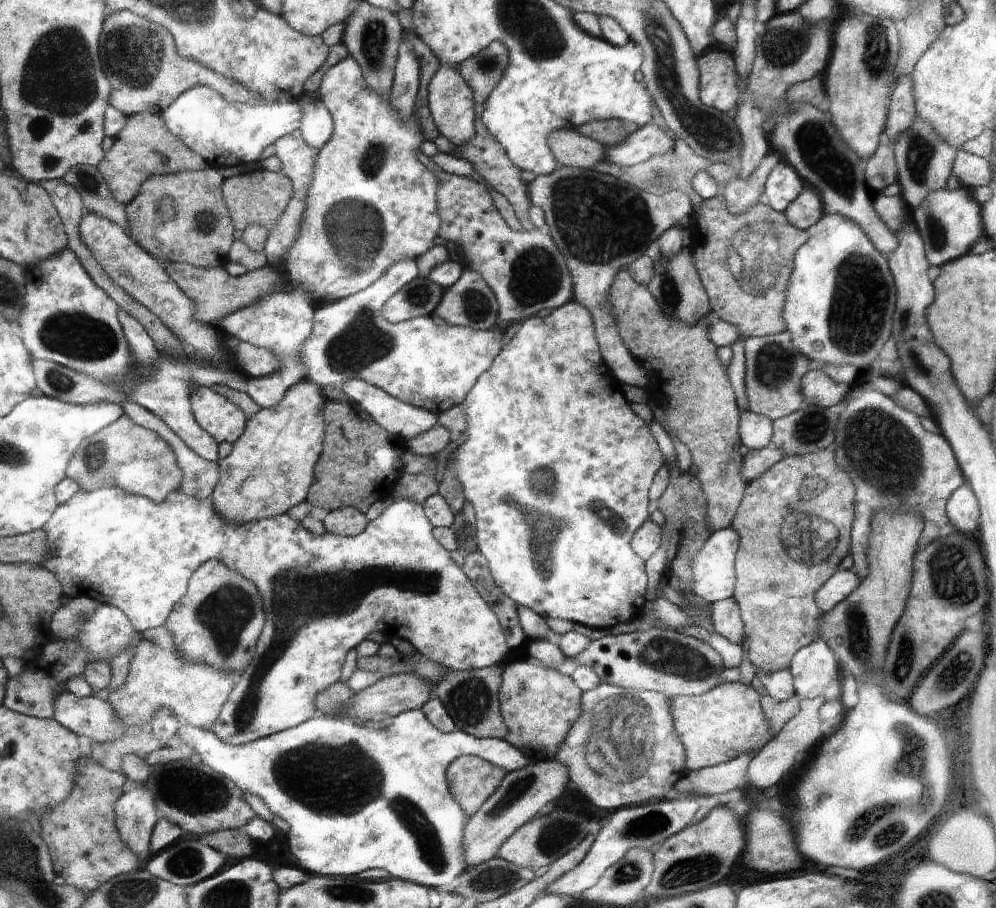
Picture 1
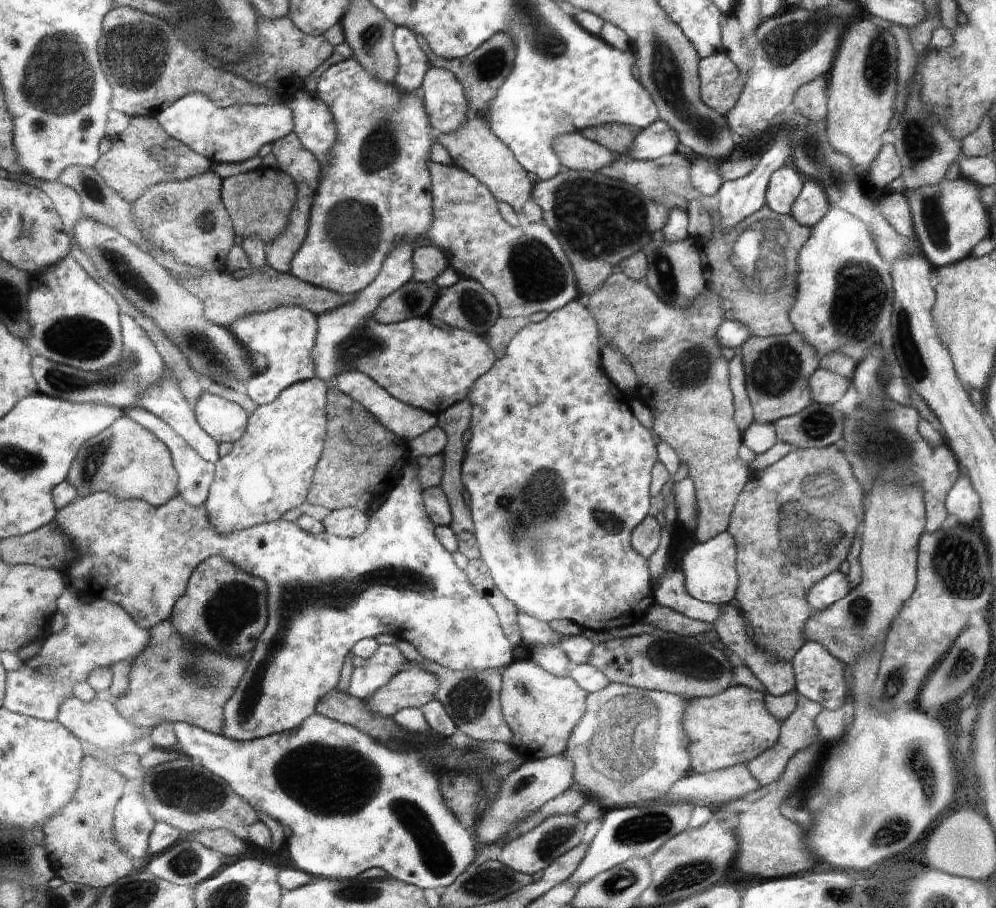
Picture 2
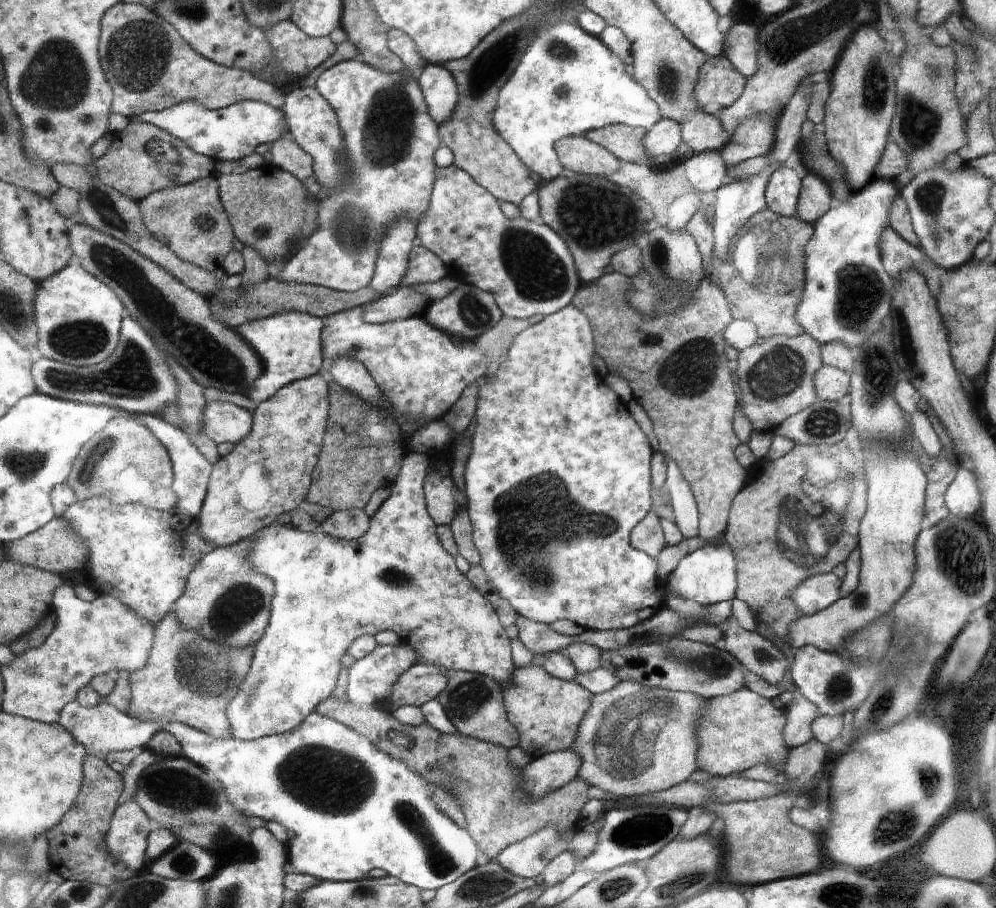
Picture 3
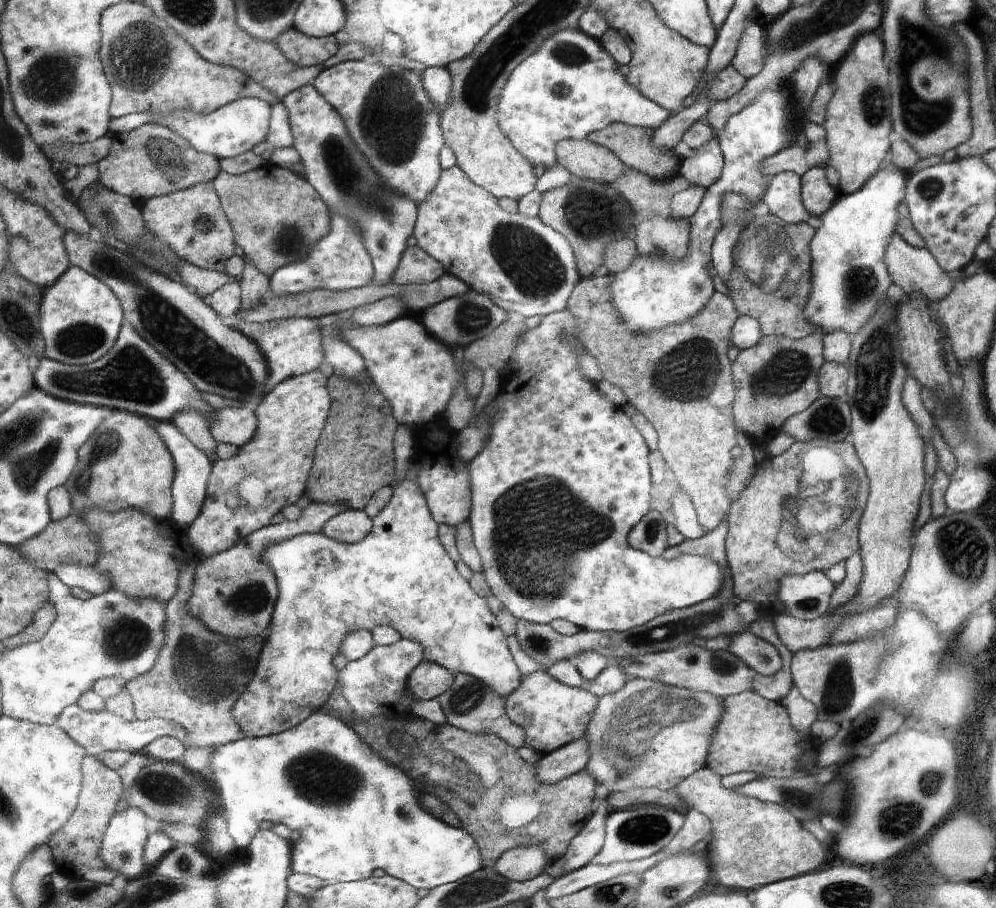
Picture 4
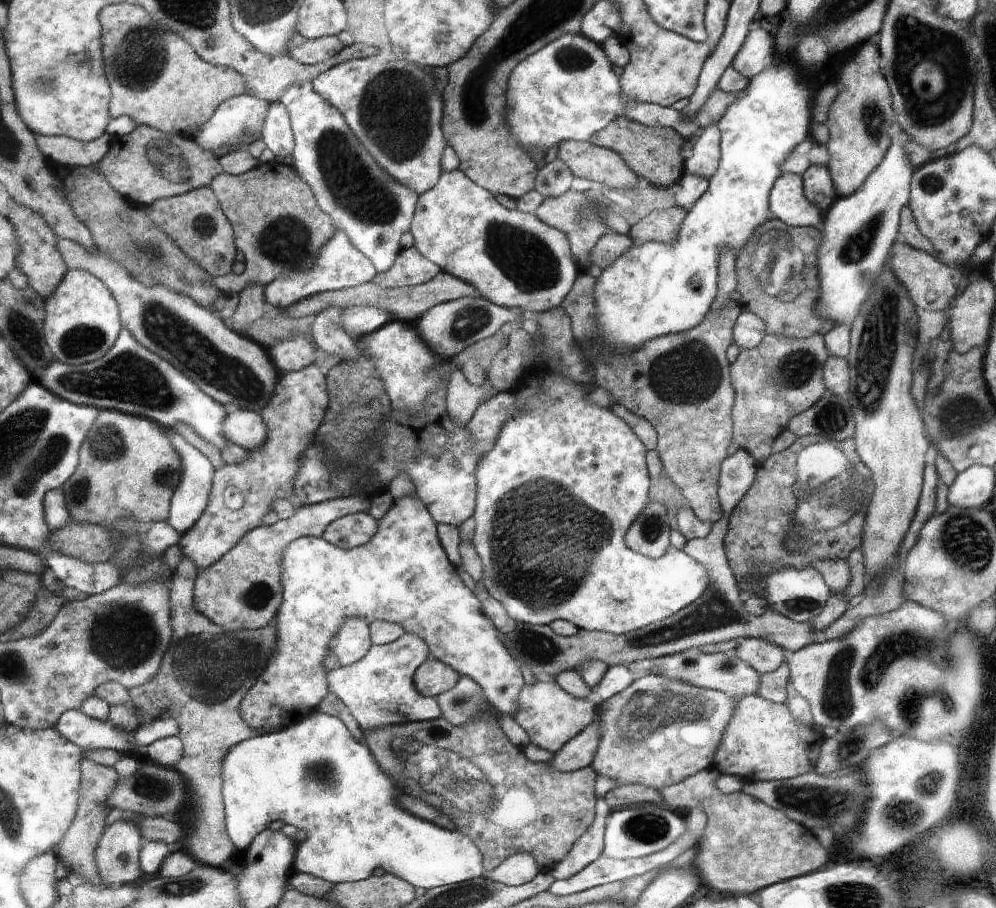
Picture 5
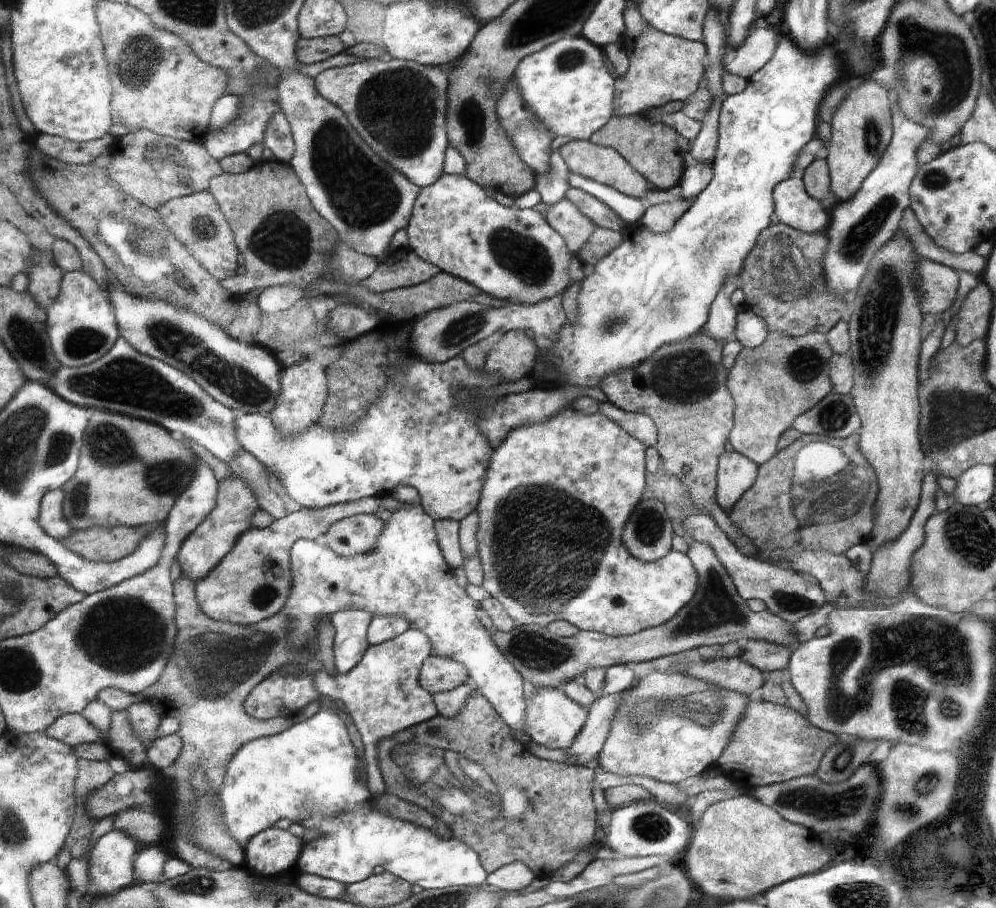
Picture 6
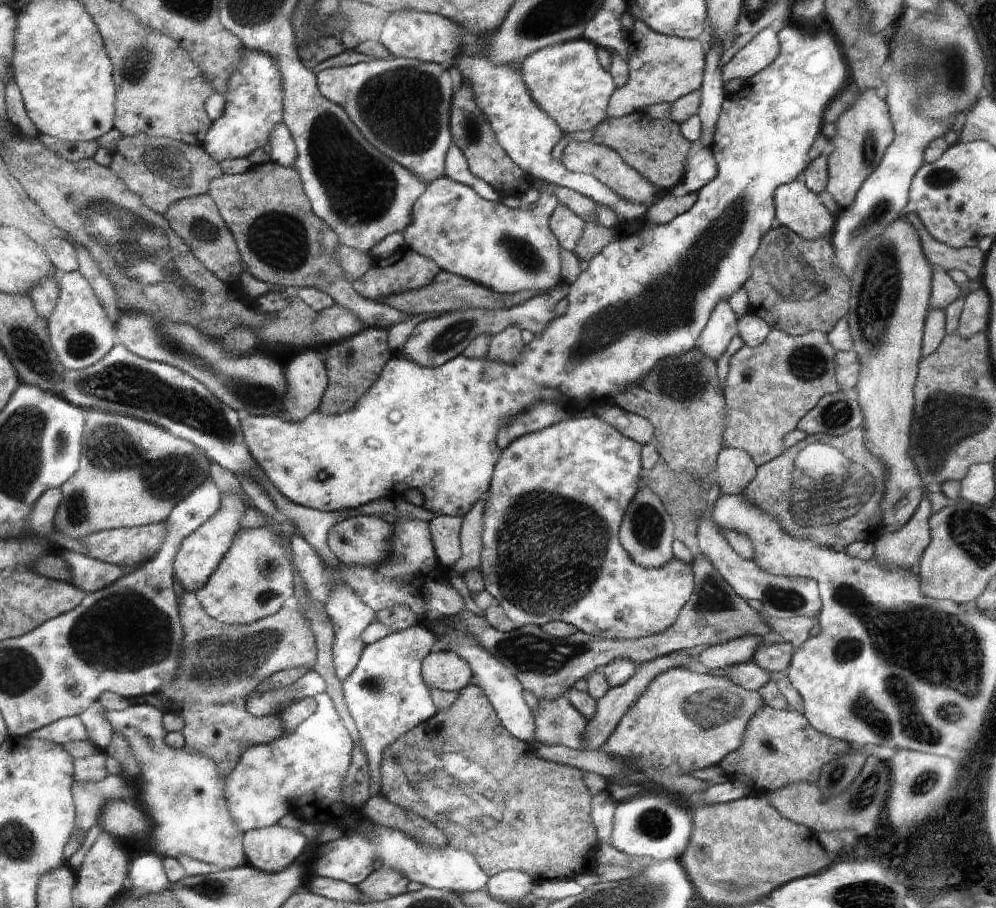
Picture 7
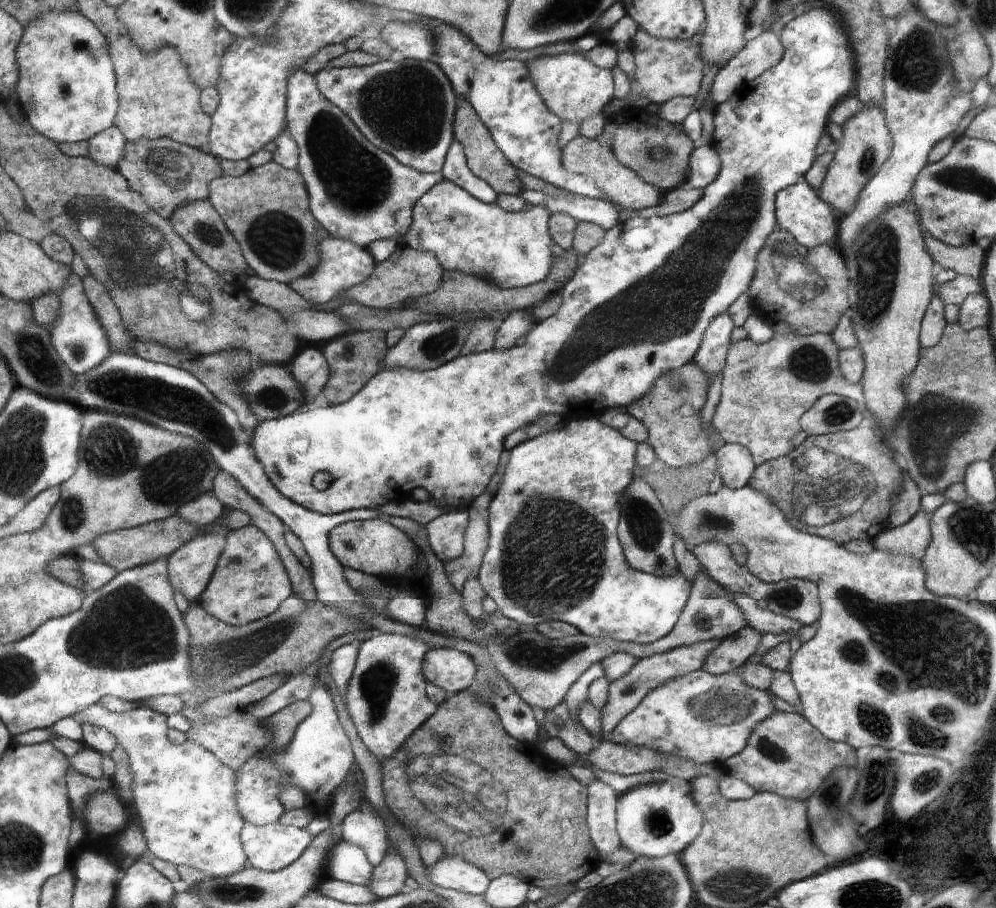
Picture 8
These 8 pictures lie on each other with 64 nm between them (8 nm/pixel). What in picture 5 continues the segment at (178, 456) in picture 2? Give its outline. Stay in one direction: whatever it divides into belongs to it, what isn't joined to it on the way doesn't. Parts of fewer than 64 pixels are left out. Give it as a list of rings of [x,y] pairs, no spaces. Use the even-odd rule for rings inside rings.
[[[164,427],[164,430],[168,432],[170,440],[178,448],[178,452],[182,456],[182,466],[184,466],[184,478],[182,478],[178,490],[176,490],[169,520],[169,523],[184,536],[198,524],[200,518],[206,514],[208,506],[210,506],[217,468],[214,466],[212,460],[202,450],[196,448],[191,442],[188,442],[178,429]]]

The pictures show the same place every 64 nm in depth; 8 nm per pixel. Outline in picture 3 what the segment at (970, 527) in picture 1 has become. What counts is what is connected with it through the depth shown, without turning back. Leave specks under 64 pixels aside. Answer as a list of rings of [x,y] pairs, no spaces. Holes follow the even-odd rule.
[[[966,464],[959,467],[960,474],[956,473],[956,482],[951,482],[952,490],[948,490],[948,510],[952,516],[974,517],[980,508],[979,482]]]

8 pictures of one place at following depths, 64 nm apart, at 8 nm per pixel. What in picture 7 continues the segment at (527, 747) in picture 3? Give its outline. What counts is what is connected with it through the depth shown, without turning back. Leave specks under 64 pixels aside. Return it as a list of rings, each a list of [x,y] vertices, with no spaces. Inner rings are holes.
[[[560,694],[554,700],[538,700],[538,707],[531,711],[535,726],[539,728],[536,740],[571,749],[584,746],[586,718],[570,704],[565,694]]]

